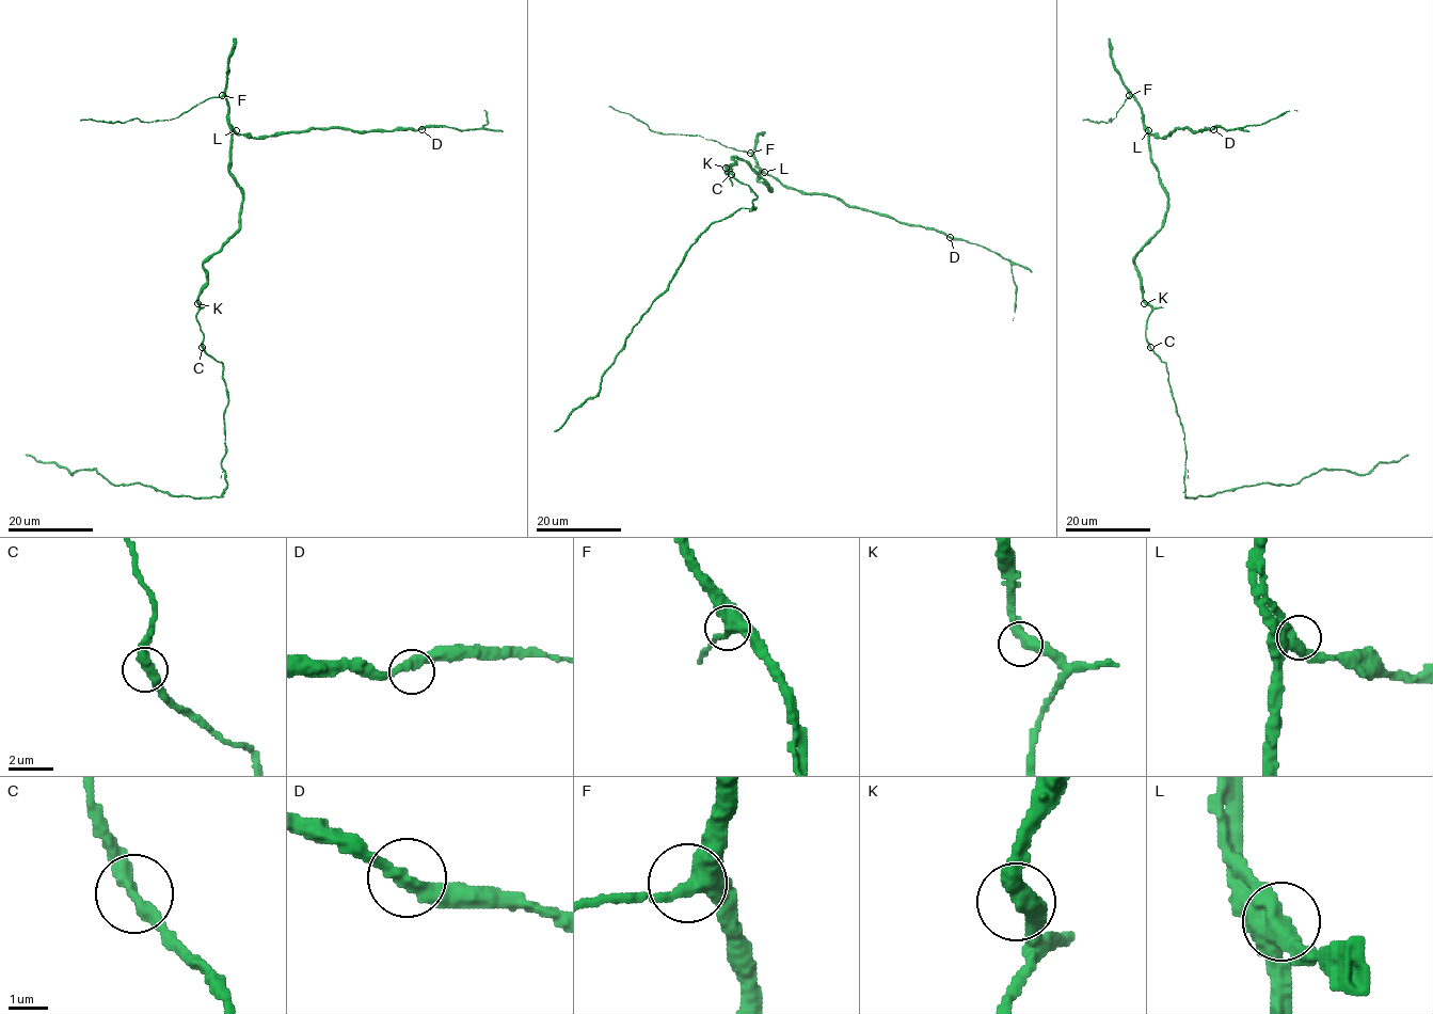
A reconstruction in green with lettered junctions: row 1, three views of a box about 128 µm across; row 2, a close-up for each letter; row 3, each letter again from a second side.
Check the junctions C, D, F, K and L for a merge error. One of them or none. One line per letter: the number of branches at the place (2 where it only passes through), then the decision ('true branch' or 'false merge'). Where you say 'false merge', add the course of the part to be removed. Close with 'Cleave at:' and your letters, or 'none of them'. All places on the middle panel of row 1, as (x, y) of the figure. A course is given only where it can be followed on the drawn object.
C: 2 branches meet; true branch
D: 2 branches meet; true branch
F: 3 branches meet; true branch
K: 2 branches meet; true branch
L: 2 branches meet; true branch
Cleave at: none of them

